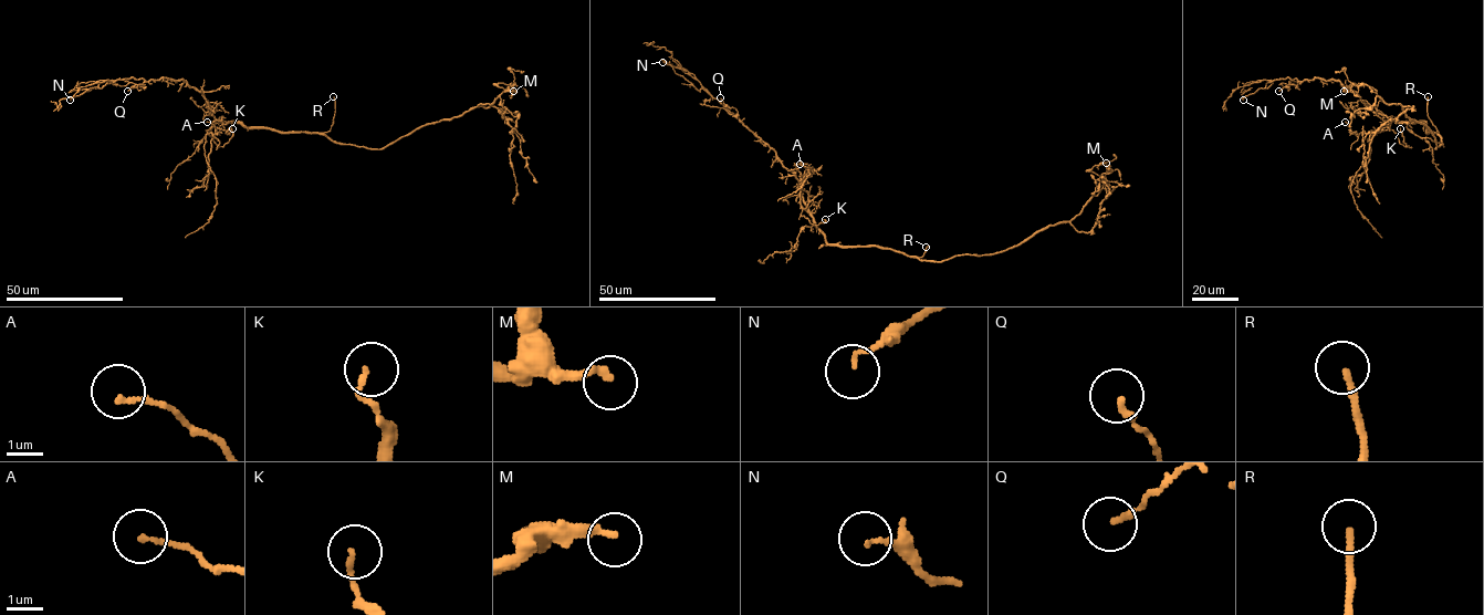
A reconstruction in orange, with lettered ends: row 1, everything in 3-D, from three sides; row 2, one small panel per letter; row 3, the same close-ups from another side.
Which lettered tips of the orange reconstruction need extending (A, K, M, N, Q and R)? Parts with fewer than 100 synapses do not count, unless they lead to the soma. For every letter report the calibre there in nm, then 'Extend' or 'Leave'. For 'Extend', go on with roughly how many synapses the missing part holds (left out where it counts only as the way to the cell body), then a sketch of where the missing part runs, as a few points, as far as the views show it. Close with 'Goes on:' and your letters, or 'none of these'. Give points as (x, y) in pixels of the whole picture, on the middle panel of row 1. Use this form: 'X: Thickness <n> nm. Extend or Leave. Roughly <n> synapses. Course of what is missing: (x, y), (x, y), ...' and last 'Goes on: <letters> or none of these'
A: Thickness 160 nm. Leave
K: Thickness 140 nm. Leave
M: Thickness 200 nm. Leave
N: Thickness 100 nm. Leave
Q: Thickness 180 nm. Leave
R: Thickness 190 nm. Extend
Goes on: R

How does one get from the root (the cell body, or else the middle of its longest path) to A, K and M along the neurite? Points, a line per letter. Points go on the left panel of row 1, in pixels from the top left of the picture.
A: (294, 132), (244, 127), (234, 122), (215, 121), (207, 132), (213, 135), (215, 127), (207, 122)
K: (294, 132), (244, 127), (234, 122), (215, 121), (208, 134), (222, 146), (232, 135), (232, 128)
M: (294, 132), (324, 134), (337, 143), (383, 148), (422, 126), (491, 104), (511, 84), (499, 83), (513, 91)

